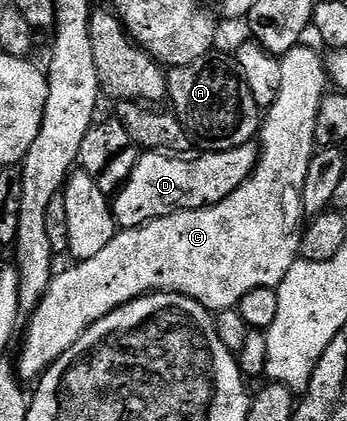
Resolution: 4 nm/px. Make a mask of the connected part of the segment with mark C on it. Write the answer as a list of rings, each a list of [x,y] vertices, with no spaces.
[[[299,44],[293,46],[290,51],[286,54],[281,55],[280,58],[280,92],[276,92],[276,100],[271,104],[270,107],[265,111],[264,117],[260,122],[260,153],[258,155],[258,163],[256,164],[256,168],[252,172],[252,176],[248,179],[244,184],[240,184],[240,188],[236,188],[236,192],[232,192],[232,196],[228,196],[224,199],[220,204],[216,204],[215,206],[206,206],[203,210],[184,210],[179,213],[173,214],[172,216],[168,216],[167,218],[157,218],[156,220],[152,220],[151,222],[145,222],[143,226],[139,226],[137,230],[124,230],[119,229],[117,233],[115,233],[114,239],[108,243],[106,247],[99,252],[97,256],[92,256],[92,260],[84,260],[83,262],[75,261],[74,266],[70,266],[66,271],[55,273],[54,279],[50,281],[50,287],[48,288],[48,292],[45,296],[42,297],[41,304],[36,308],[36,312],[34,314],[29,315],[27,324],[25,323],[24,332],[26,328],[26,339],[22,342],[22,351],[19,352],[18,358],[16,357],[16,369],[18,371],[19,379],[23,383],[29,384],[33,383],[35,380],[42,377],[43,374],[46,373],[47,370],[50,369],[50,365],[55,362],[60,356],[64,356],[64,352],[68,352],[68,348],[72,348],[72,344],[76,344],[76,340],[80,340],[80,336],[90,327],[92,324],[96,324],[96,320],[100,320],[104,316],[108,316],[112,313],[116,308],[120,308],[124,304],[128,304],[132,300],[136,300],[137,298],[143,298],[146,294],[157,294],[159,292],[164,294],[183,294],[184,296],[188,296],[192,300],[196,300],[200,305],[204,307],[205,310],[211,312],[221,312],[224,310],[233,310],[240,304],[240,300],[244,300],[244,296],[248,296],[248,292],[256,292],[256,288],[268,288],[269,290],[275,289],[281,282],[284,280],[284,276],[288,276],[288,268],[292,268],[292,264],[294,262],[299,261],[300,255],[298,252],[298,245],[302,242],[302,235],[300,231],[304,226],[304,215],[302,212],[302,189],[304,188],[304,176],[308,176],[308,164],[312,160],[312,156],[314,155],[316,149],[316,143],[314,137],[316,136],[316,116],[320,112],[320,104],[322,103],[322,98],[328,92],[328,75],[326,73],[326,65],[324,63],[323,55],[320,53],[317,54],[316,51],[313,50],[312,47],[306,46],[307,44]]]

